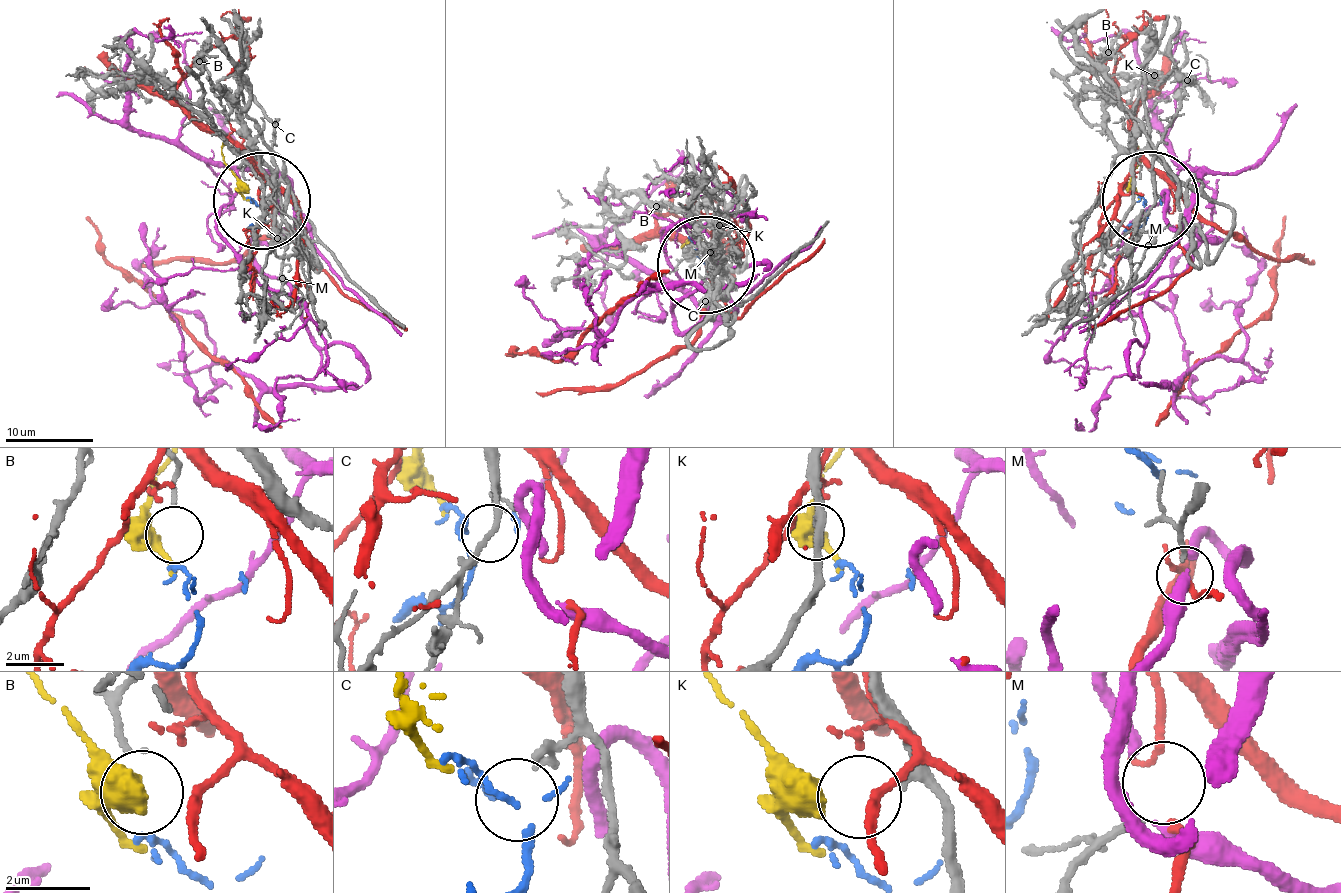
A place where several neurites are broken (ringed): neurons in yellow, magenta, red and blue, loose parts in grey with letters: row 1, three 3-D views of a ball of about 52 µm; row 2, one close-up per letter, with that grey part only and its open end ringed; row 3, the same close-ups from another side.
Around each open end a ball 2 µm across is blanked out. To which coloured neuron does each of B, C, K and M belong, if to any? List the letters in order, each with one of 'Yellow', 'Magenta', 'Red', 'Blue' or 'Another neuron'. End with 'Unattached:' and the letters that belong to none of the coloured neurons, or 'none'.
B: Another neuron
C: Blue
K: Yellow
M: Another neuron
Unattached: B, M

